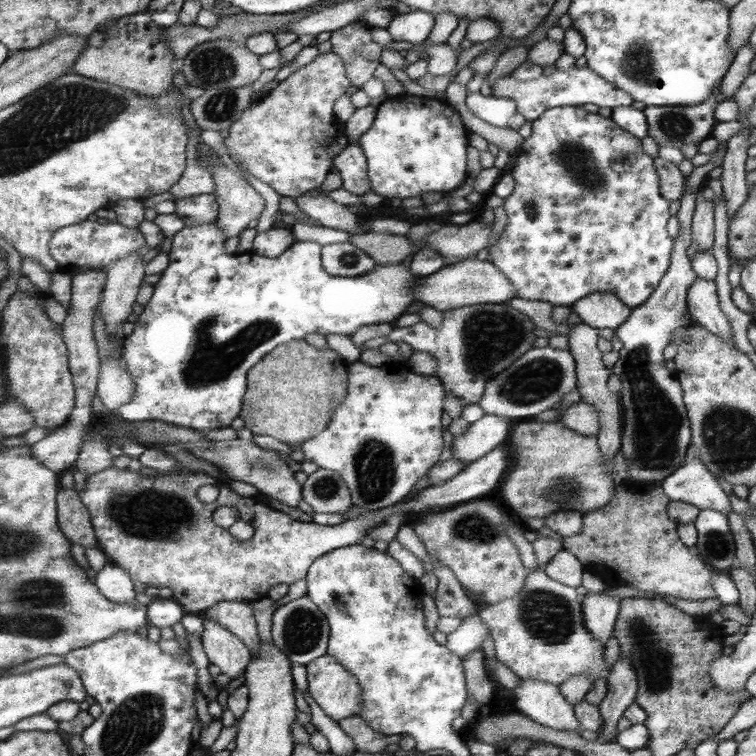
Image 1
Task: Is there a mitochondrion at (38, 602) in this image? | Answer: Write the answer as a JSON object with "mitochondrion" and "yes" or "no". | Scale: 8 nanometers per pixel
{"mitochondrion":"yes"}

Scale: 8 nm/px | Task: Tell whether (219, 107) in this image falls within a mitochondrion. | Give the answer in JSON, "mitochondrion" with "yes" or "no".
{"mitochondrion":"yes"}

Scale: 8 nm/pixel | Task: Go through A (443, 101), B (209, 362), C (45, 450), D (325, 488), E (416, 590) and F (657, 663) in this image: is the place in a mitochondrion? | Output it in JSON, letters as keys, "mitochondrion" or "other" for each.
{"A":"other","B":"mitochondrion","C":"other","D":"mitochondrion","E":"other","F":"mitochondrion"}

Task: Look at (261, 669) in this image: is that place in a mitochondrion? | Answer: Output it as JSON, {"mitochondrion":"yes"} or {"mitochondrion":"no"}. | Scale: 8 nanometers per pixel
{"mitochondrion":"no"}

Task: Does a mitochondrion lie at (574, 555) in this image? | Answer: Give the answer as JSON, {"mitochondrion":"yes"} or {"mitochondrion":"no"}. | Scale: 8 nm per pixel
{"mitochondrion":"no"}

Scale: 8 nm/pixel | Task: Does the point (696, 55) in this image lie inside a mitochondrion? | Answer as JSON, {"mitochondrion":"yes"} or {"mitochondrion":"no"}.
{"mitochondrion":"no"}

